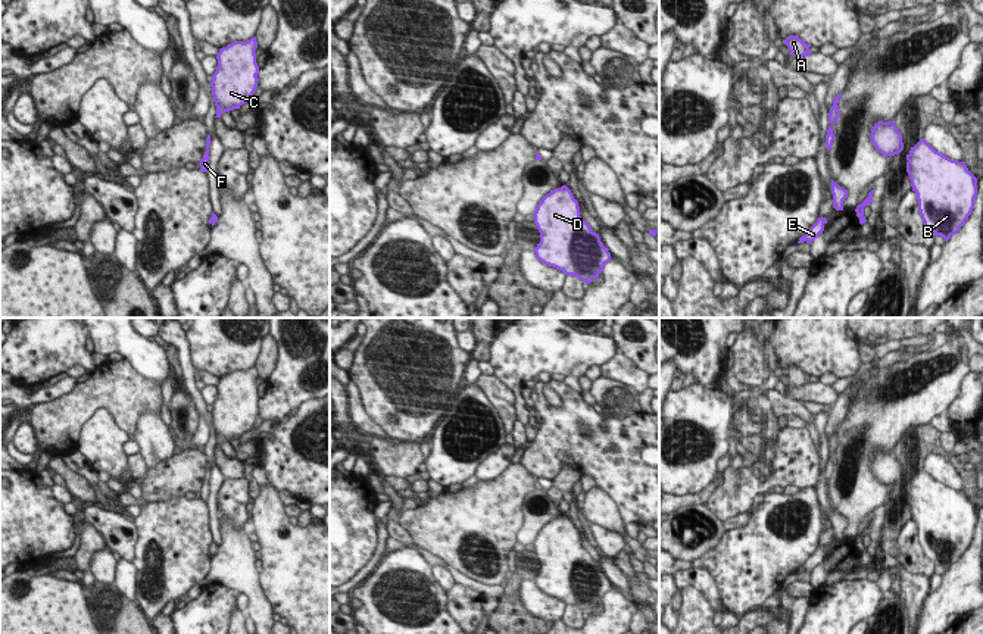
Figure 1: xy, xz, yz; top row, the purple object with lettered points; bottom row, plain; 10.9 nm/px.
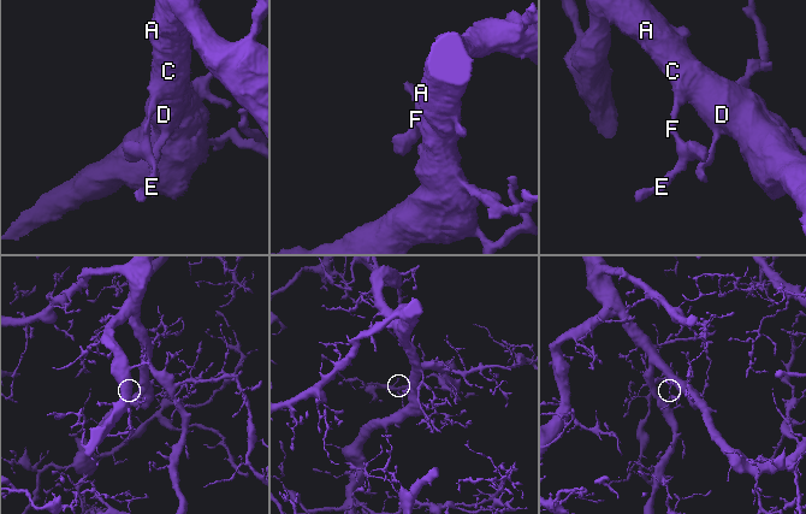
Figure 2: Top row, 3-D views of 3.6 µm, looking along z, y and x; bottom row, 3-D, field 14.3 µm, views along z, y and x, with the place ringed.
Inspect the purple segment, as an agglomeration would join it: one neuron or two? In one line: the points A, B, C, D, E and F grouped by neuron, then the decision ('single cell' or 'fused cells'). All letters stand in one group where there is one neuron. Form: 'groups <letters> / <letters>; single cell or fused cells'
groups A B C D E F; single cell

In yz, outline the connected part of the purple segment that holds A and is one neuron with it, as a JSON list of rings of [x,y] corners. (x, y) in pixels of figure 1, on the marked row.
[[[789,35],[783,43],[789,47],[790,53],[796,56],[796,59],[802,59],[803,56],[811,56],[811,44],[802,41],[798,35]]]

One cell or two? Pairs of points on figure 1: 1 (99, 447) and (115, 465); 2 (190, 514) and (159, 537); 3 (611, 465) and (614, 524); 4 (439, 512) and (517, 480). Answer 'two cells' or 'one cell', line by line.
1: one cell
2: one cell
3: two cells
4: one cell

